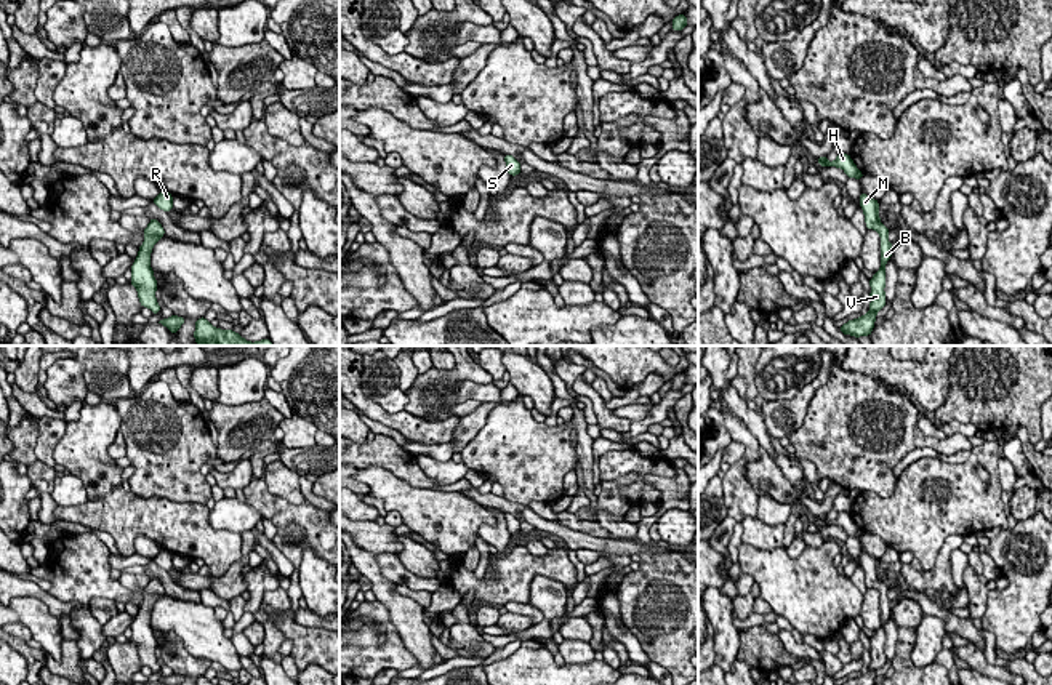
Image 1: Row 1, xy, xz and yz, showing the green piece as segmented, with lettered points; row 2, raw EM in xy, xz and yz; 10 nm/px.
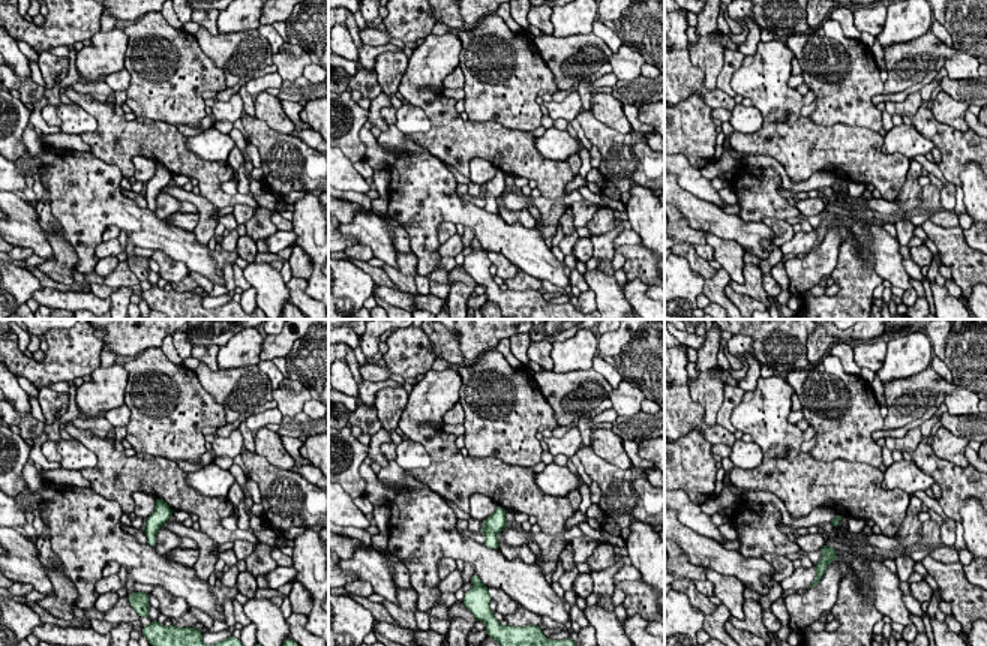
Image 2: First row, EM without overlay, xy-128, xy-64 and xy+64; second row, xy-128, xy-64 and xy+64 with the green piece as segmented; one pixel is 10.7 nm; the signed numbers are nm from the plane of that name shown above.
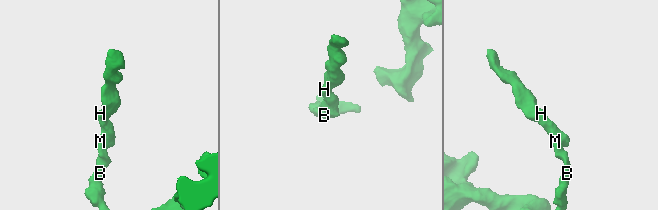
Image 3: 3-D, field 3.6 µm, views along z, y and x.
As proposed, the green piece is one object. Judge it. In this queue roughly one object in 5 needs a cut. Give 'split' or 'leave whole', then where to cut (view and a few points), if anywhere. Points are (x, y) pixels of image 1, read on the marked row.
leave whole | no cut

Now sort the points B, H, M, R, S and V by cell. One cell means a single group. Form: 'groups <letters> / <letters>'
groups B H M R S V

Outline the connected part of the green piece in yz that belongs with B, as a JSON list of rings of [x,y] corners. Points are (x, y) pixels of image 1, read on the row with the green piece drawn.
[[[865,192],[860,194],[860,206],[865,213],[866,229],[874,229],[881,235],[881,269],[874,272],[874,277],[869,278],[871,285],[871,304],[869,312],[866,315],[861,315],[860,318],[849,320],[845,325],[842,325],[839,330],[844,334],[852,334],[855,338],[860,336],[869,336],[874,325],[876,312],[881,310],[885,306],[885,264],[892,256],[892,243],[887,240],[889,229],[879,221],[879,202],[868,197]]]

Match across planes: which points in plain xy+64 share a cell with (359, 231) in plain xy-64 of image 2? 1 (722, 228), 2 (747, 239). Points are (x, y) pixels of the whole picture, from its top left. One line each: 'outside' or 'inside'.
1: outside
2: outside

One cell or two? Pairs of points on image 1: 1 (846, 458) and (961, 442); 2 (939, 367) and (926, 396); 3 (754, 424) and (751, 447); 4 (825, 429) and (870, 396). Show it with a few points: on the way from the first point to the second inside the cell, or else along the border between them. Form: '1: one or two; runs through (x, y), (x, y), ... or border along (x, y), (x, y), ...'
1: one; runs through (875, 453), (887, 452), (903, 442), (932, 444)
2: one; runs through (932, 373), (929, 389)
3: two; border along (727, 408), (761, 445)
4: one; runs through (836, 424), (859, 405)

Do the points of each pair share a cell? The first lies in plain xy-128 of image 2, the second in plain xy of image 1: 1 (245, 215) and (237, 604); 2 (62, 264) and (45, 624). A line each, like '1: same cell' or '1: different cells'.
1: different cells
2: different cells

